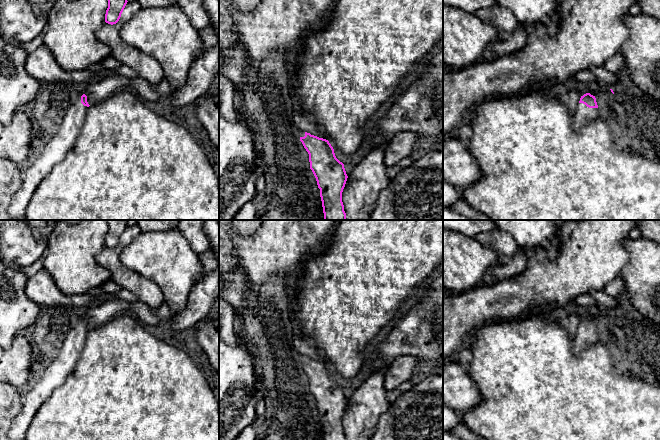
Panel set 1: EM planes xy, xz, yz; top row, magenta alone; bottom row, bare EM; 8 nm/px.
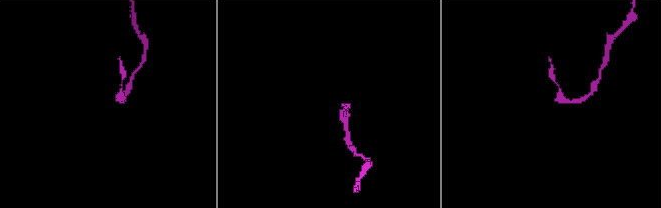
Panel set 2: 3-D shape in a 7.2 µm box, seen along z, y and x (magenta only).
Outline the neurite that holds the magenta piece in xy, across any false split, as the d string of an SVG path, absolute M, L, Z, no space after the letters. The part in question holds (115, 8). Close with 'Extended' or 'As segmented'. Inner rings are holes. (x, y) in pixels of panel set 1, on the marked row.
M108 0L105 22L111 25L116 24L119 21L127 2L127 0Z. As segmented

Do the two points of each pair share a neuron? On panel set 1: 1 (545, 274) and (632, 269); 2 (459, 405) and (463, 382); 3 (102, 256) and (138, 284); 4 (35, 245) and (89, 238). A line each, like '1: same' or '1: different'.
1: different
2: same
3: same
4: different

